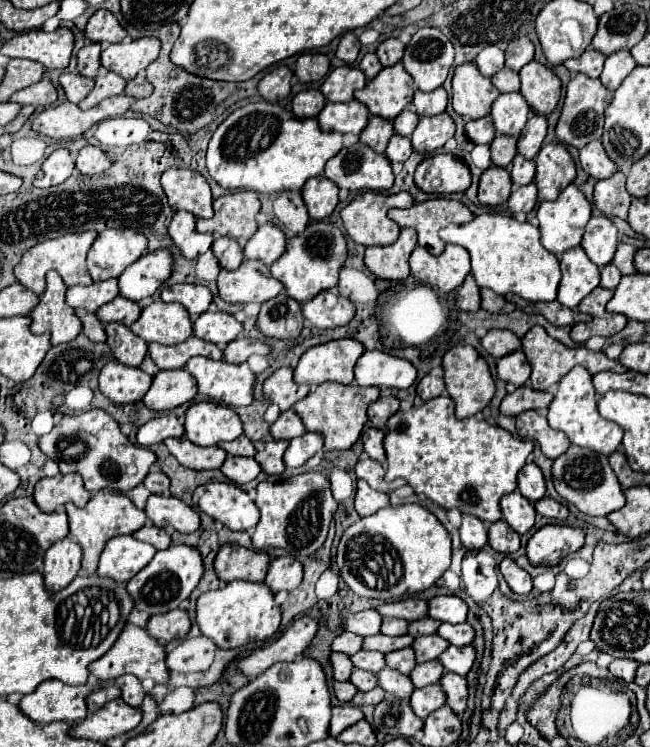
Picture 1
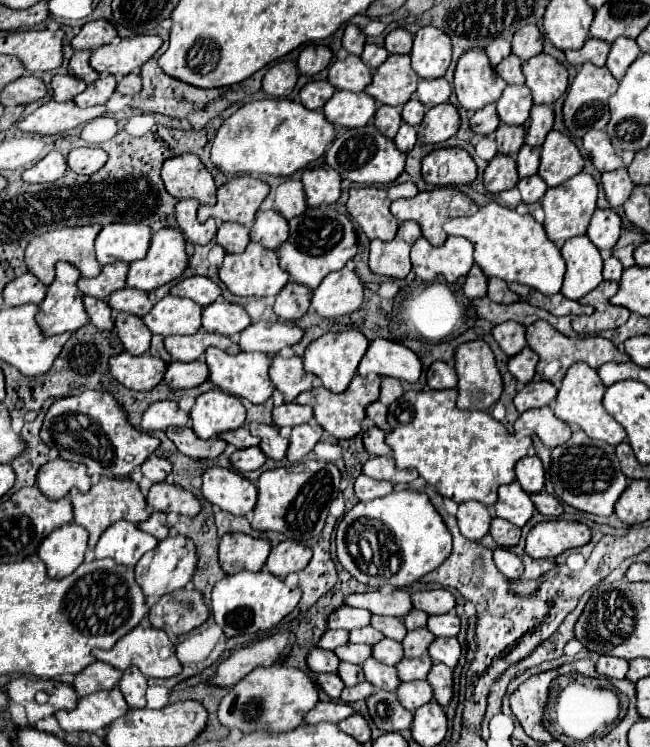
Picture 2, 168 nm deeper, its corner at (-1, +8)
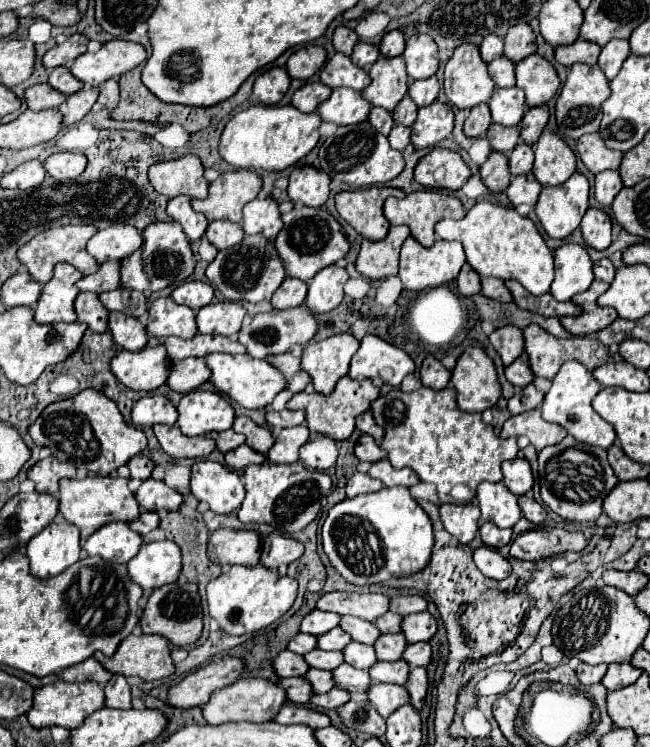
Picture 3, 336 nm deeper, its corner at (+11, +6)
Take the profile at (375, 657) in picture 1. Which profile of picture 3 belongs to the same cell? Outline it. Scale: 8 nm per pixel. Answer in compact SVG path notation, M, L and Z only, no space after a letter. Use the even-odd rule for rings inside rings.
M312 650L304 656L304 660L310 668L318 670L332 670L344 662L342 652L324 652L324 650Z

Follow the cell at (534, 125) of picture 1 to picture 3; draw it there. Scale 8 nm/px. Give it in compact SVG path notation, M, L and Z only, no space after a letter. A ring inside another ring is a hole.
M534 106L534 108L530 108L524 114L524 118L520 122L520 132L522 132L522 140L526 144L534 146L538 142L544 126L548 124L548 116L550 114L548 114L548 108L546 106Z

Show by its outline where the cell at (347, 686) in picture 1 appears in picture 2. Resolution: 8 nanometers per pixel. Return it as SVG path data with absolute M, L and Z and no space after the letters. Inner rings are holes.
M320 674L320 676L318 676L318 684L322 686L322 690L324 690L332 700L338 700L338 698L340 698L340 692L344 690L344 682L342 682L340 676L336 676L336 674Z

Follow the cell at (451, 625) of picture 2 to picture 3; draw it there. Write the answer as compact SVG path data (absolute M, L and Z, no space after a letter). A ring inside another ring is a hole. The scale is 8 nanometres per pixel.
M428 612L408 614L402 620L402 634L408 644L414 642L426 642L436 634L436 620Z

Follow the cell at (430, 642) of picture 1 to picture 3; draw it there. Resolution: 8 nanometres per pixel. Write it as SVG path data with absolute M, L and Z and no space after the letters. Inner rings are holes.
M398 632L398 634L382 634L374 644L376 658L382 660L382 662L400 660L404 648L406 648L406 640L404 640L402 632Z

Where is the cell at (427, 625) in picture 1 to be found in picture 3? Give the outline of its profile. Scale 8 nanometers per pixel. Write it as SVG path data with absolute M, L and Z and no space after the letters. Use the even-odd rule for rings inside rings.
M386 612L380 618L376 618L374 626L382 632L382 634L392 634L392 632L400 632L400 620L402 616L394 614L394 612Z

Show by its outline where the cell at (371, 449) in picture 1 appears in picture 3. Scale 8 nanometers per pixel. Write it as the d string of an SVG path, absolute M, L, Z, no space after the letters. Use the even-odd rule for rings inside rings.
M368 434L360 436L360 440L356 442L356 448L354 448L354 454L358 460L366 460L366 462L378 462L378 460L386 458L386 452Z

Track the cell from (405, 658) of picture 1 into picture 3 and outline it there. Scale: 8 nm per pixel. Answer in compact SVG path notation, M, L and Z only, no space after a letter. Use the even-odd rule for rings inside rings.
M350 642L344 650L344 662L352 664L354 668L368 670L376 662L376 652L372 646L360 644L360 642Z

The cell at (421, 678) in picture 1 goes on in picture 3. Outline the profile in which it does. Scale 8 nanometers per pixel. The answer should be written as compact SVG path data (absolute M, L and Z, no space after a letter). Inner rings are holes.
M404 660L376 662L368 670L372 682L388 682L388 684L404 684L404 680L408 678L408 672L410 668L408 664L404 664Z

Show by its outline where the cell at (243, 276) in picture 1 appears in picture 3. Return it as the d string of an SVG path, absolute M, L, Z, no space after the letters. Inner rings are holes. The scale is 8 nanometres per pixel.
M254 234L254 236L244 236L244 240L232 248L220 250L218 256L206 268L206 278L224 294L226 300L262 302L262 300L272 298L276 288L286 278L286 272L274 248L274 242L262 234Z

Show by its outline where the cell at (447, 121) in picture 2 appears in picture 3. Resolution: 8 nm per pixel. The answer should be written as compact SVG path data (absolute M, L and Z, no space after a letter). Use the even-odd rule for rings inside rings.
M436 100L430 106L418 110L418 118L410 128L412 128L412 144L416 148L434 146L452 132L454 112L450 104Z

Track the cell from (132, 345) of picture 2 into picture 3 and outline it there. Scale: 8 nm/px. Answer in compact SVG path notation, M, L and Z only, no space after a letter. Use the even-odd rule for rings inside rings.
M110 312L108 328L110 328L116 344L120 344L124 350L136 352L136 350L144 348L148 342L144 324L132 316L122 314L122 312Z

